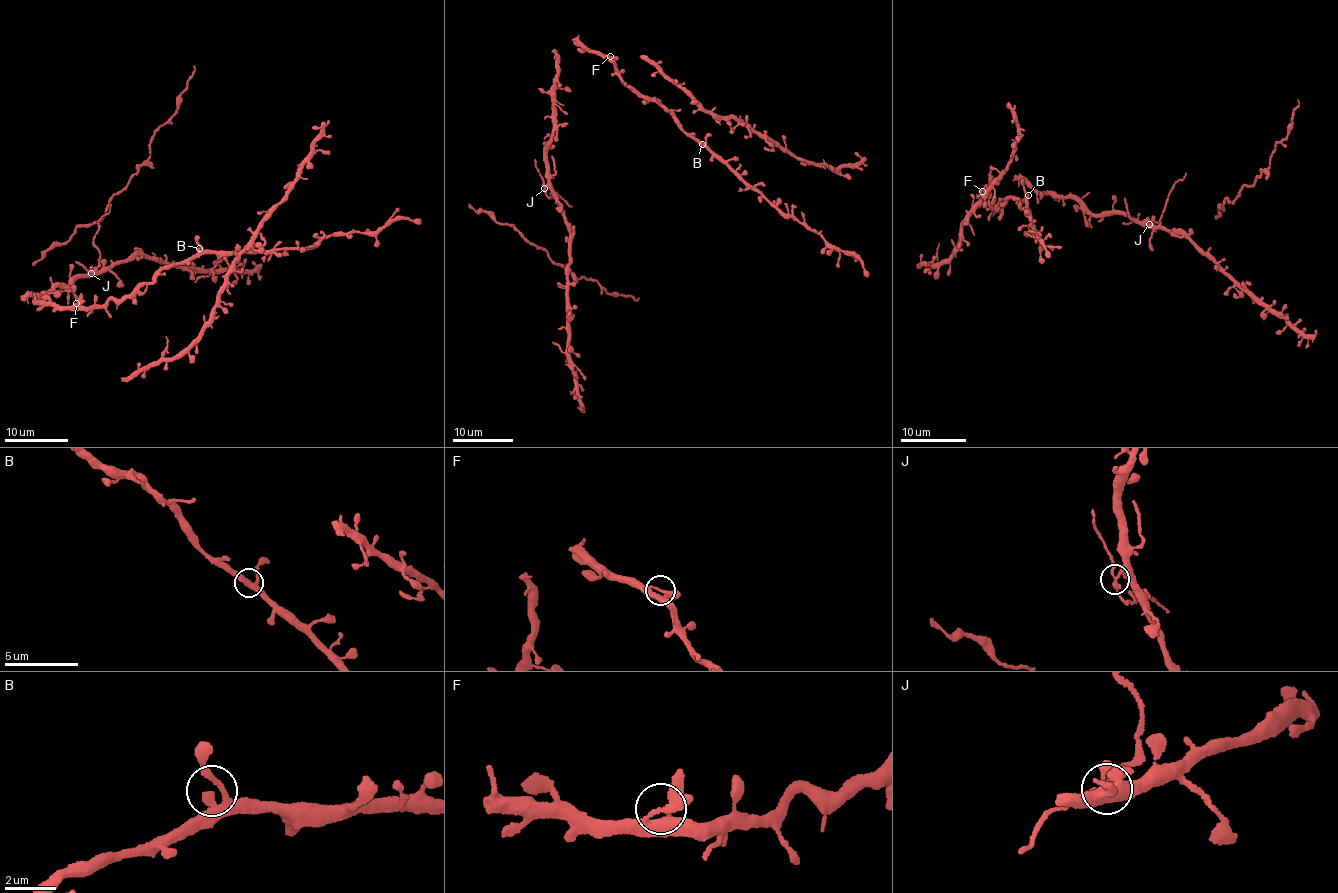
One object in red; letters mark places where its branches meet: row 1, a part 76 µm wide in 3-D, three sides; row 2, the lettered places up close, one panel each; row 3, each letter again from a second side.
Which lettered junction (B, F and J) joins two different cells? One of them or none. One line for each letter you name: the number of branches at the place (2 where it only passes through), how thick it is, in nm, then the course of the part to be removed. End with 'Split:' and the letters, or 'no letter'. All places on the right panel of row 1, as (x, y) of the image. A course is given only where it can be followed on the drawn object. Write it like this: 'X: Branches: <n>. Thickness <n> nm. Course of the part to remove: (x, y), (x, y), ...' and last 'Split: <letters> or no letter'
J: Branches: 3. Thickness 240 nm. Course of the part to remove: (1149, 224), (1160, 221), (1168, 193), (1186, 173)
Split: J

